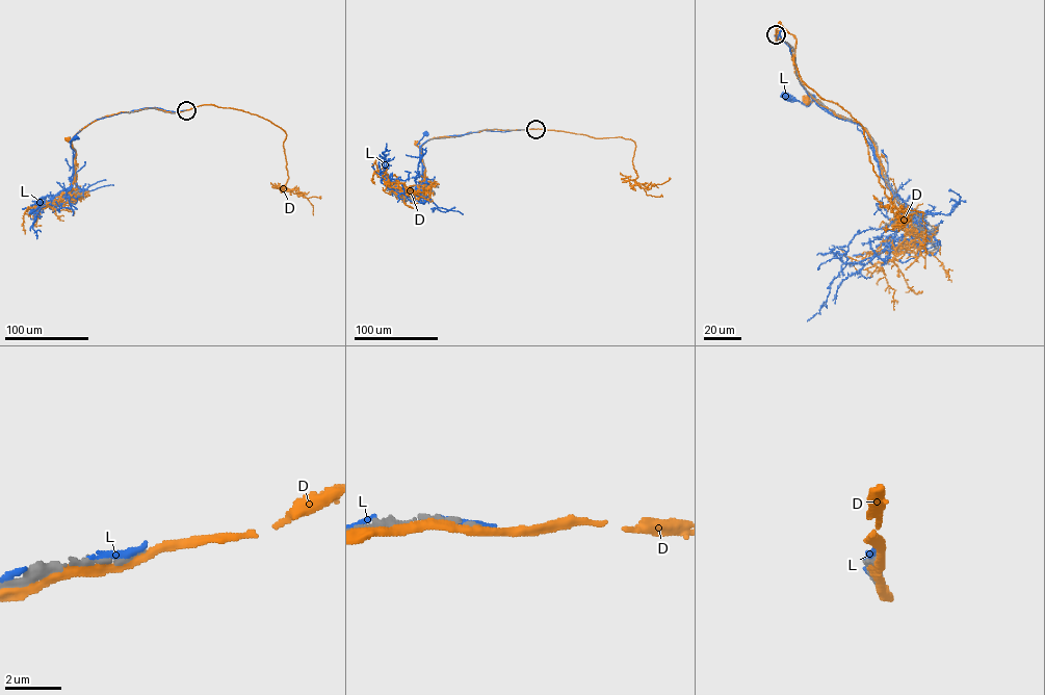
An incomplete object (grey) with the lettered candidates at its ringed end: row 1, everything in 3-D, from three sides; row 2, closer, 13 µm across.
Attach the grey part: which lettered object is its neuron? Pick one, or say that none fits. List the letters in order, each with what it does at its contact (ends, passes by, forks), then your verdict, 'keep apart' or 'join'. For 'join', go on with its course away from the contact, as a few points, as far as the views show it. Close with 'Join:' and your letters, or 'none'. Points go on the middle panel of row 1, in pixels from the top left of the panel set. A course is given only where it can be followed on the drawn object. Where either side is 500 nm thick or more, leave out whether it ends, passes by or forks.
D: it passes by | keep apart
L: it ends | keep apart
Join: none

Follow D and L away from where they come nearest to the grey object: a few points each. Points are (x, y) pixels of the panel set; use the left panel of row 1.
D: (184, 110), (171, 112), (148, 108), (120, 112), (94, 121), (71, 140), (68, 139)
L: (185, 110), (146, 107), (121, 112), (89, 123), (72, 138), (71, 145), (70, 136), (68, 140), (75, 136)

